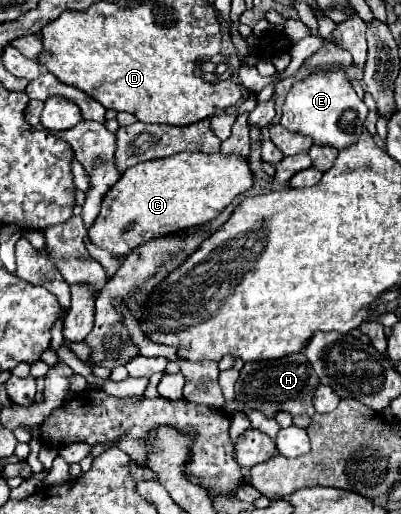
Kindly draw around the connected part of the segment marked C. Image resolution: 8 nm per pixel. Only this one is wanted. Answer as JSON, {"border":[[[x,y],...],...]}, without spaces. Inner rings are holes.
{"border":[[[180,152],[162,160],[128,168],[102,200],[102,210],[90,228],[92,244],[122,256],[144,242],[200,226],[216,218],[238,194],[250,190],[254,174],[248,158],[238,154]]]}

